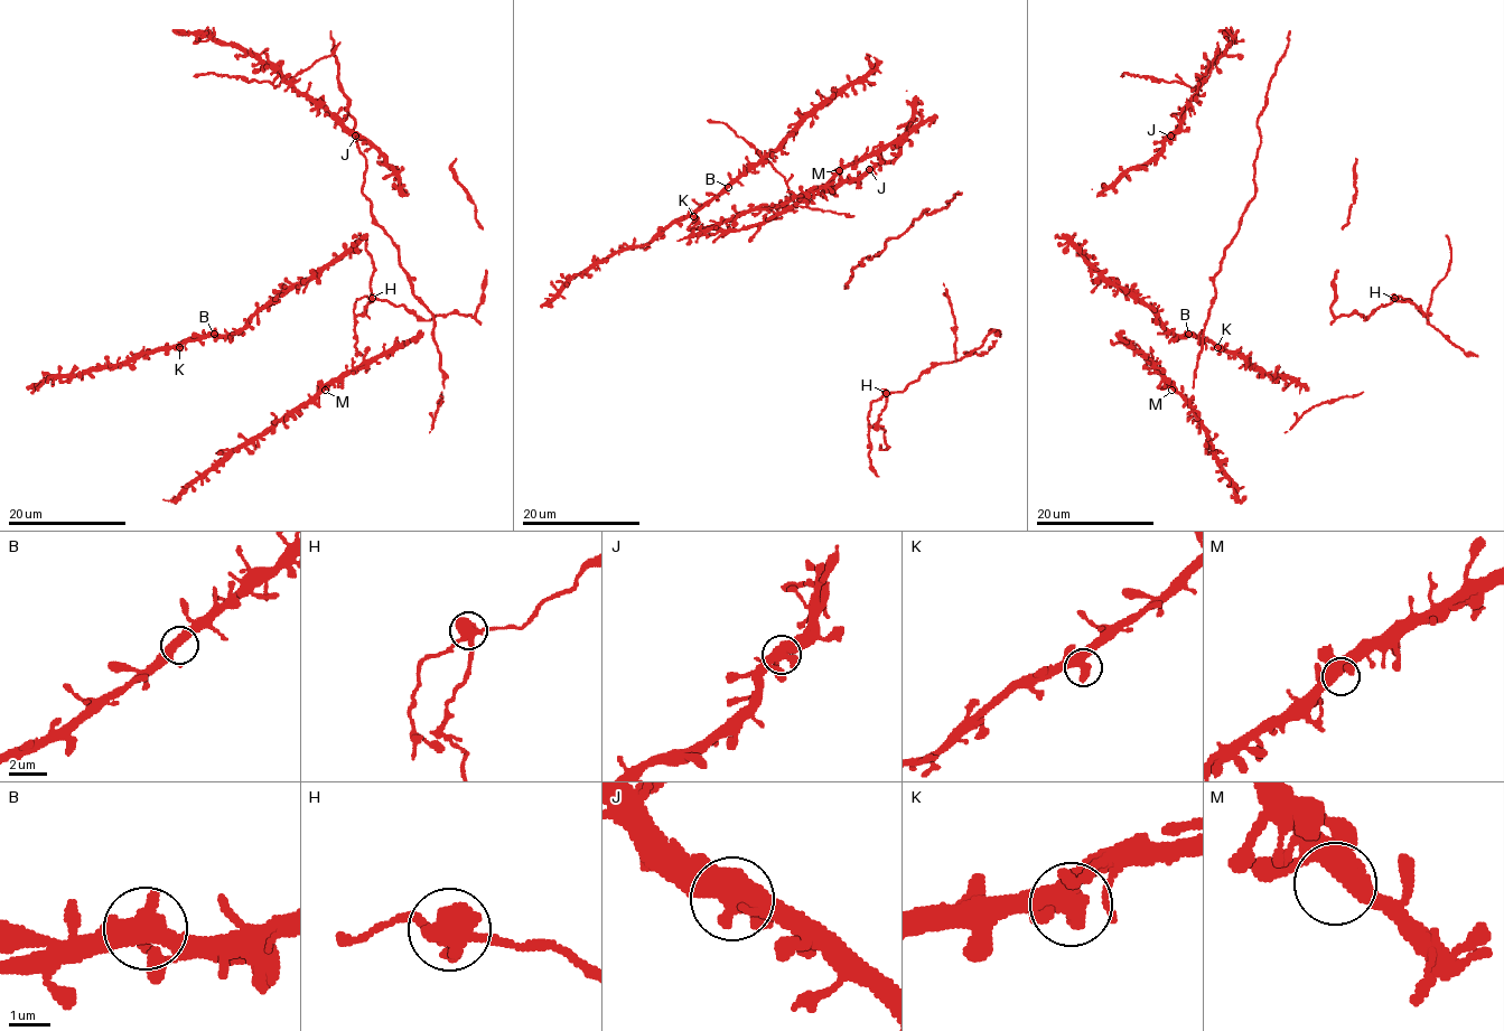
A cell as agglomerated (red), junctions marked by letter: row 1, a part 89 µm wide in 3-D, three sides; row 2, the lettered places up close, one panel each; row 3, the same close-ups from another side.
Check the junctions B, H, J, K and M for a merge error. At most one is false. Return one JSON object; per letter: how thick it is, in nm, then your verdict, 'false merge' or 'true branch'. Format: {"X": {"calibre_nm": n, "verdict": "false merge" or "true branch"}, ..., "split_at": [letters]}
{"B": {"calibre_nm": 440, "verdict": "true branch"}, "H": {"calibre_nm": 480, "verdict": "false merge"}, "J": {"calibre_nm": 480, "verdict": "true branch"}, "K": {"calibre_nm": 460, "verdict": "true branch"}, "M": {"calibre_nm": 440, "verdict": "true branch"}, "split_at": ["H"]}

